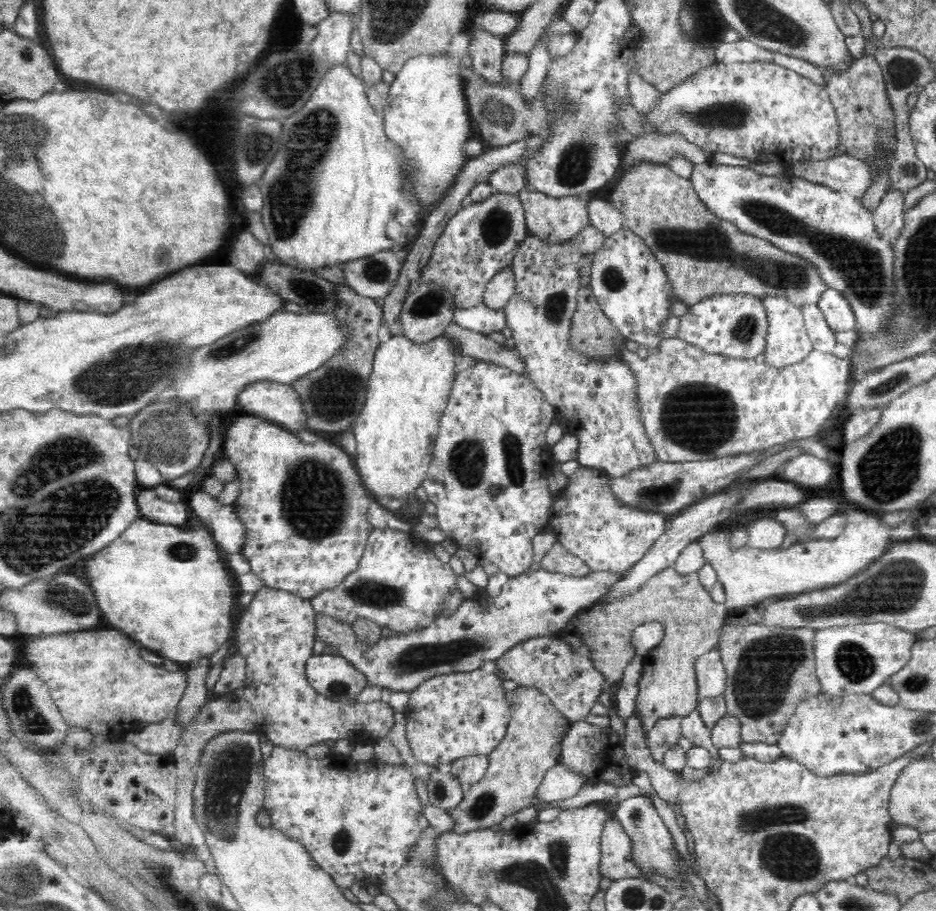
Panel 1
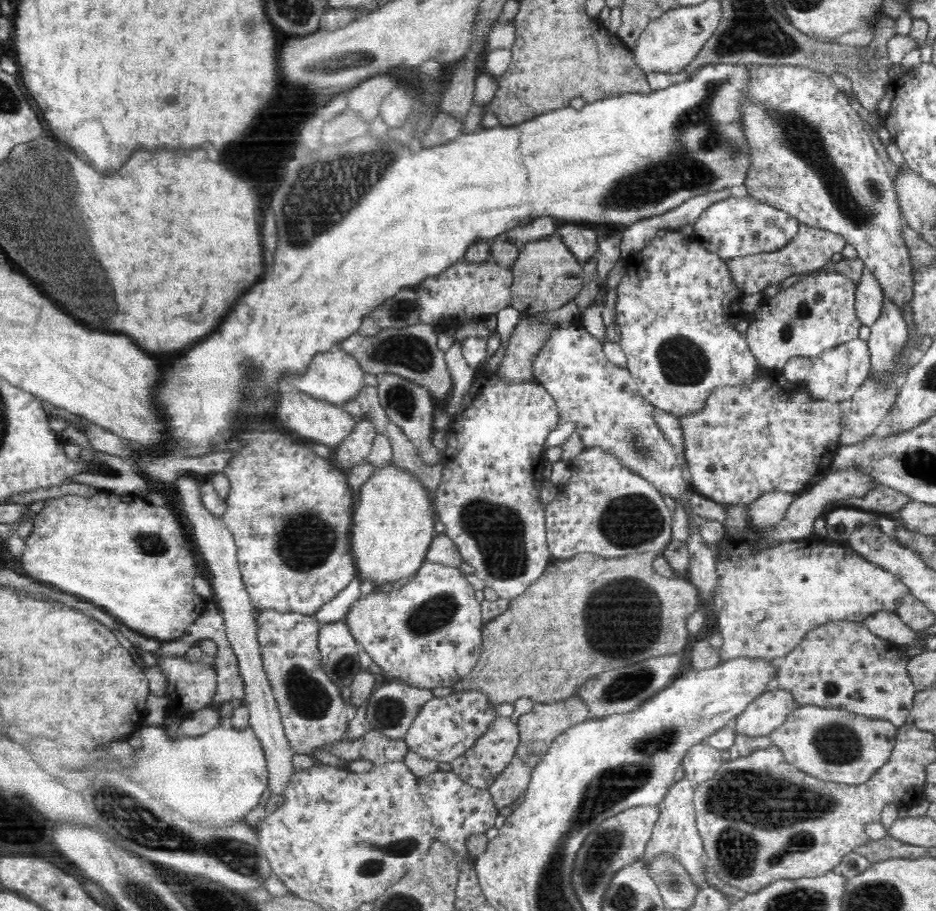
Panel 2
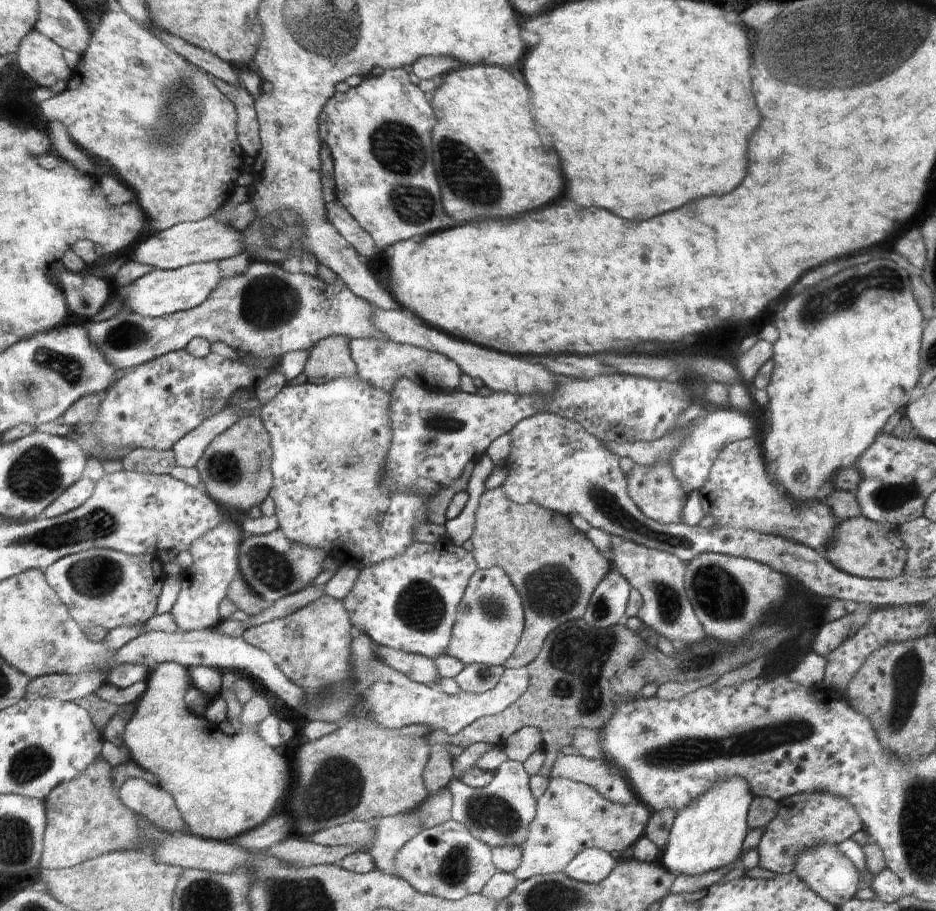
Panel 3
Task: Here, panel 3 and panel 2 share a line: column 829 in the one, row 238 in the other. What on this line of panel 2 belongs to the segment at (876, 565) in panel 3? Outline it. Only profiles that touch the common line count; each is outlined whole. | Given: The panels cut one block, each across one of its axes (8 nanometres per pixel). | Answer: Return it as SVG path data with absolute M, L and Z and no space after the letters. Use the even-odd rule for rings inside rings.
M559 234L524 244L511 267L513 272L511 306L521 314L558 310L574 300L582 290L584 271Z

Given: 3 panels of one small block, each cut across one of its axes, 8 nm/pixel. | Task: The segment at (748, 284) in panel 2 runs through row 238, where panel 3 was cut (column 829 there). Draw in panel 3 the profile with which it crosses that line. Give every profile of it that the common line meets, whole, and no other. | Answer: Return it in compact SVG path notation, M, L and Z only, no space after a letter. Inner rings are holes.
M825 792L790 795L777 801L776 816L764 827L757 846L759 865L776 875L790 873L803 849L823 843L837 845L861 829L864 829L864 821L860 813L841 796Z

